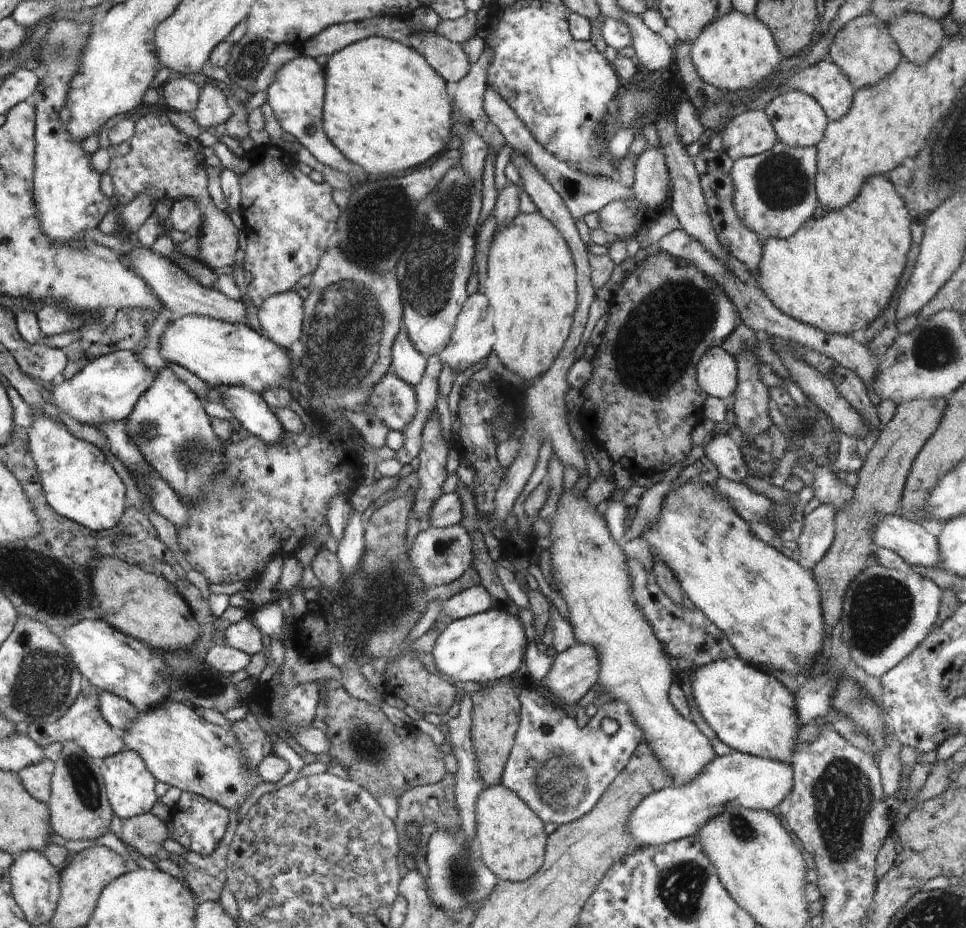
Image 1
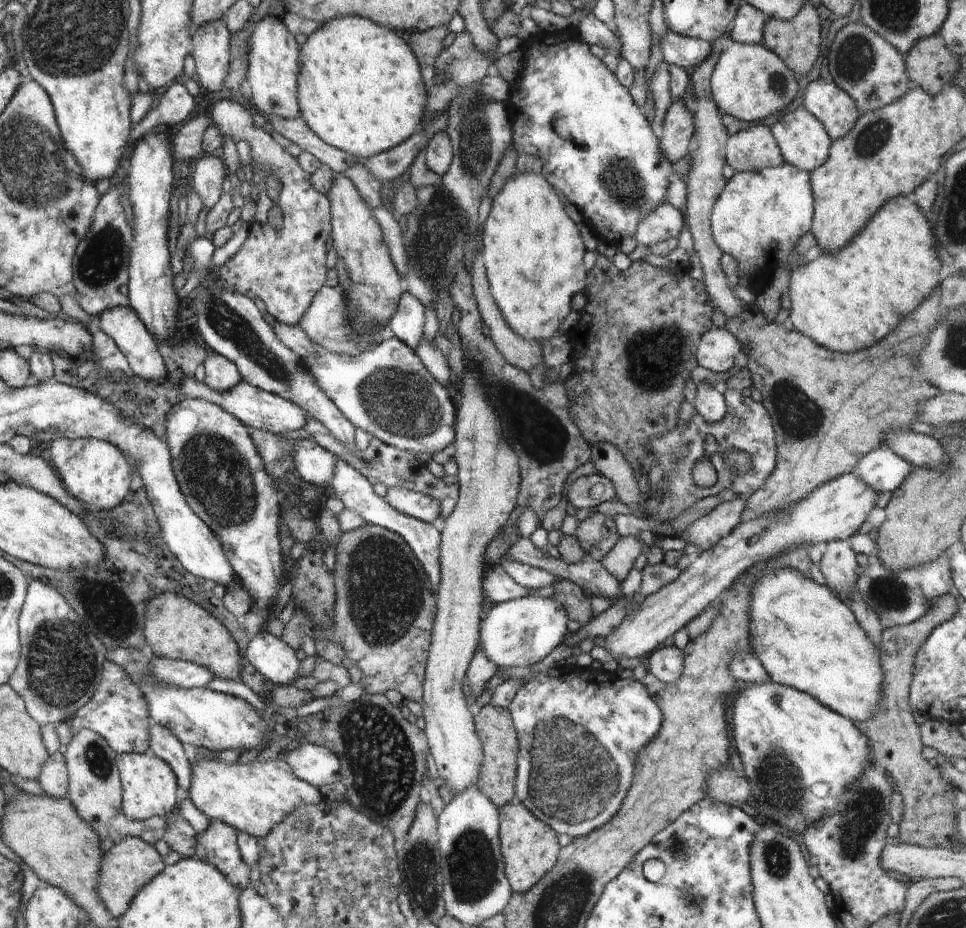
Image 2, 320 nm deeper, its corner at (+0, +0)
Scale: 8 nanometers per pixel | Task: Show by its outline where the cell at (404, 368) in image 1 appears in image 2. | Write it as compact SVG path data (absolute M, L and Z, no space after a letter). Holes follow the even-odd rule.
M401 294L396 312L387 322L387 330L394 333L394 338L415 349L423 337L424 310L425 306L413 294Z

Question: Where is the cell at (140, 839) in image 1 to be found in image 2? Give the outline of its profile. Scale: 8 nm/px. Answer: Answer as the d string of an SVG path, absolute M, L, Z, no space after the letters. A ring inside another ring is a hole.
M178 814L168 818L167 832L163 836L165 843L183 858L192 857L196 852L197 832Z

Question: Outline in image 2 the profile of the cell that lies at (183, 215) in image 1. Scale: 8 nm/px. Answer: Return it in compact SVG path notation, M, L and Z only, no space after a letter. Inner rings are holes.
M201 154L194 164L194 176L191 186L199 192L204 210L212 208L223 196L223 187L227 182L228 168L219 156Z

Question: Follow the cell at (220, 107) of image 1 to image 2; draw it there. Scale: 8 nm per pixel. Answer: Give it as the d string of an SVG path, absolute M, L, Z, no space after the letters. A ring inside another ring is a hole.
M223 16L215 22L201 24L194 31L194 78L207 91L219 91L228 74L231 32Z

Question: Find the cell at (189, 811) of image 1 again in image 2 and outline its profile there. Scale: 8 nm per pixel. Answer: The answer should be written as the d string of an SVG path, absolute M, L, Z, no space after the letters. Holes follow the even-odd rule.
M210 820L210 826L206 832L204 834L197 834L195 849L196 852L193 854L194 858L214 865L241 891L248 887L250 884L251 868L243 859L238 845L238 831L232 825L227 825L226 823L213 824L212 820Z

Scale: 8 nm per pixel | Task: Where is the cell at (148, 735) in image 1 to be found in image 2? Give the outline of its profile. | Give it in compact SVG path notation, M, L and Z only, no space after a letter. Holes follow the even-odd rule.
M216 756L203 760L196 757L191 765L191 787L187 793L196 808L210 820L220 818L238 832L253 837L270 835L291 812L303 806L317 805L324 798L317 787L296 776L281 756L267 762L255 760L251 764L236 762L232 765L218 762Z

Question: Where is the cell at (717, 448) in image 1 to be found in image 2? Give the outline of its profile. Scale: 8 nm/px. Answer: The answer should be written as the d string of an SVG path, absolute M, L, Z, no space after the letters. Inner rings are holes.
M700 381L697 383L696 396L692 406L706 422L713 423L722 420L727 411L723 388Z

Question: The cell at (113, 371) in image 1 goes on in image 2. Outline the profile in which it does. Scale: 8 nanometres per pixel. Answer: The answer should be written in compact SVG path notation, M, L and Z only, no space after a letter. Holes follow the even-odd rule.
M183 377L181 392L191 399L204 399L220 405L226 412L232 413L232 416L235 416L250 429L270 431L275 435L290 432L290 430L298 430L298 428L303 428L308 421L314 420L307 410L304 410L295 402L282 398L277 394L263 391L246 382L240 382L234 388L231 388L231 391L221 393L212 390L212 387L204 383L202 378L196 380L196 378Z

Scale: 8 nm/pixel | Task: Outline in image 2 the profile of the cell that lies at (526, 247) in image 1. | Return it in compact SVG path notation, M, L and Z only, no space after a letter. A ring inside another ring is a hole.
M517 172L495 194L488 218L480 227L480 238L483 240L480 255L497 307L502 311L509 327L524 338L540 342L556 336L560 322L571 311L572 298L585 292L588 270L583 263L586 250L579 229L542 172Z

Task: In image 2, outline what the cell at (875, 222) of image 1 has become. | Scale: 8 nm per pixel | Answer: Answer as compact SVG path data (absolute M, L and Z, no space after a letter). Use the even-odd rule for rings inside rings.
M902 195L892 197L880 207L880 210L871 217L867 225L860 231L860 234L854 238L854 242L850 242L842 252L838 252L838 254L832 253L832 256L826 256L822 253L816 260L807 262L803 267L792 270L791 283L789 284L788 290L791 298L790 322L792 322L796 331L805 334L816 344L839 353L855 353L856 351L871 347L873 344L880 342L892 332L893 328L896 328L900 324L900 321L906 315L909 315L915 308L918 308L924 302L924 299L929 294L932 294L932 291L940 284L938 271L942 263L938 258L937 245L934 243L935 239L934 231L930 229L928 221L924 217L924 214L921 213L921 208L916 205L913 197L904 197Z

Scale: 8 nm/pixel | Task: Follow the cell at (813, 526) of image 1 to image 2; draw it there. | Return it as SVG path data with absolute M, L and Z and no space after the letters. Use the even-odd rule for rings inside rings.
M882 446L865 454L852 474L858 475L873 491L884 493L898 489L913 468L916 467L903 456L898 456L890 447Z

